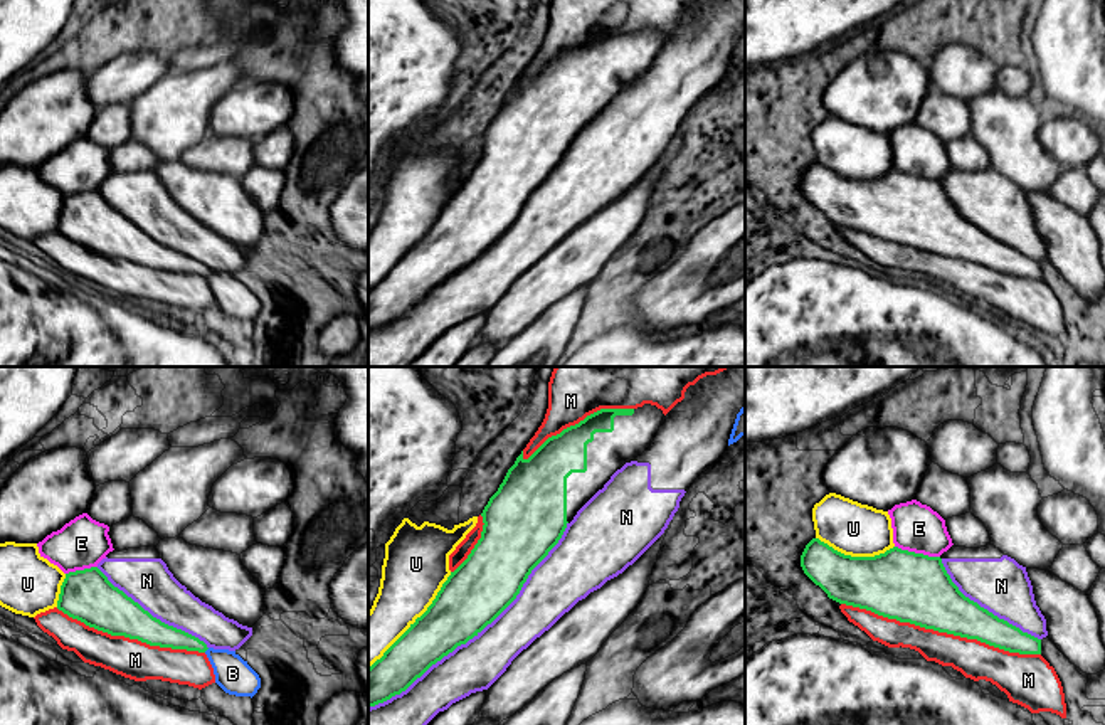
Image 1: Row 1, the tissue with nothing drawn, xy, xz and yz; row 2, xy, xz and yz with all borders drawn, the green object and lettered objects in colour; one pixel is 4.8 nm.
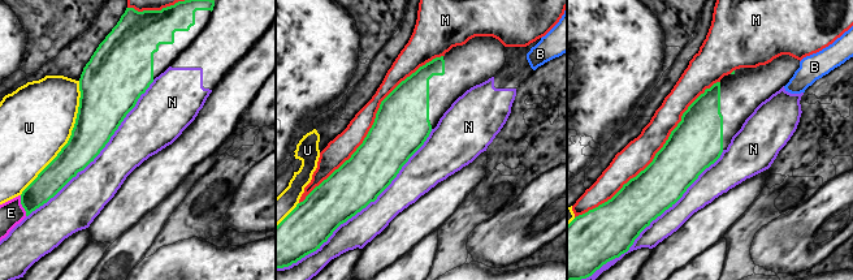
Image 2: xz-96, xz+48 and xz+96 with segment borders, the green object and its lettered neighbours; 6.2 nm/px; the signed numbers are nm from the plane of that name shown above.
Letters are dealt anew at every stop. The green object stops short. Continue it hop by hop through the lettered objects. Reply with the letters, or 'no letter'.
no letter

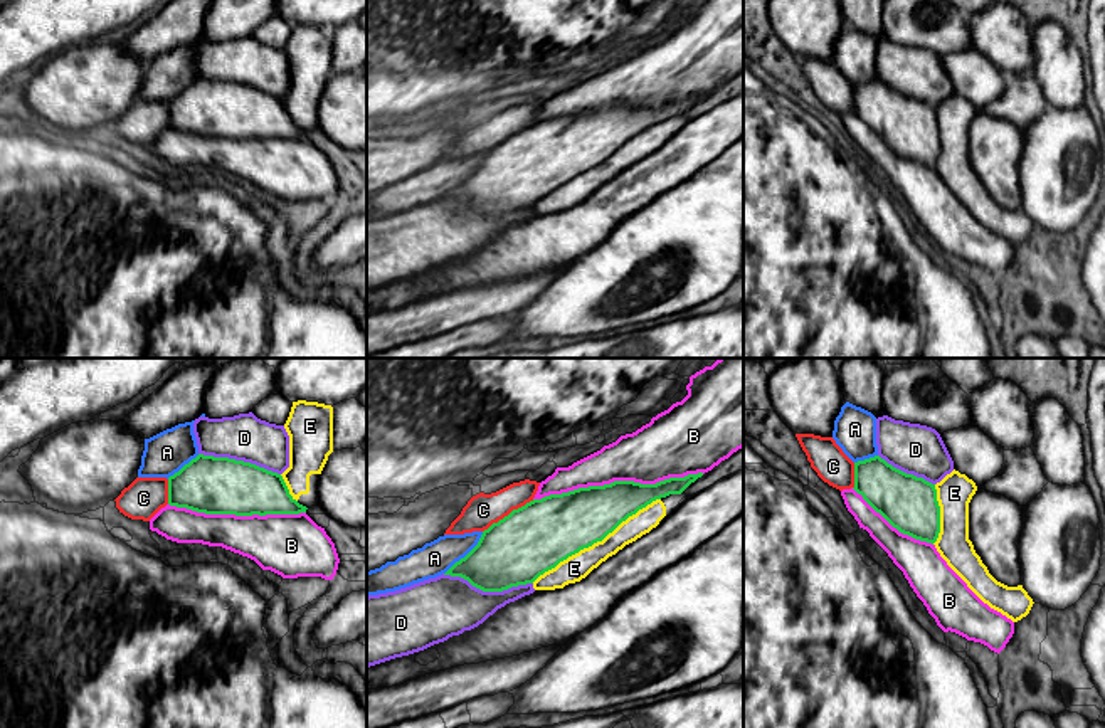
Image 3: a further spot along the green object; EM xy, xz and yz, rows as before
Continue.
no letter

